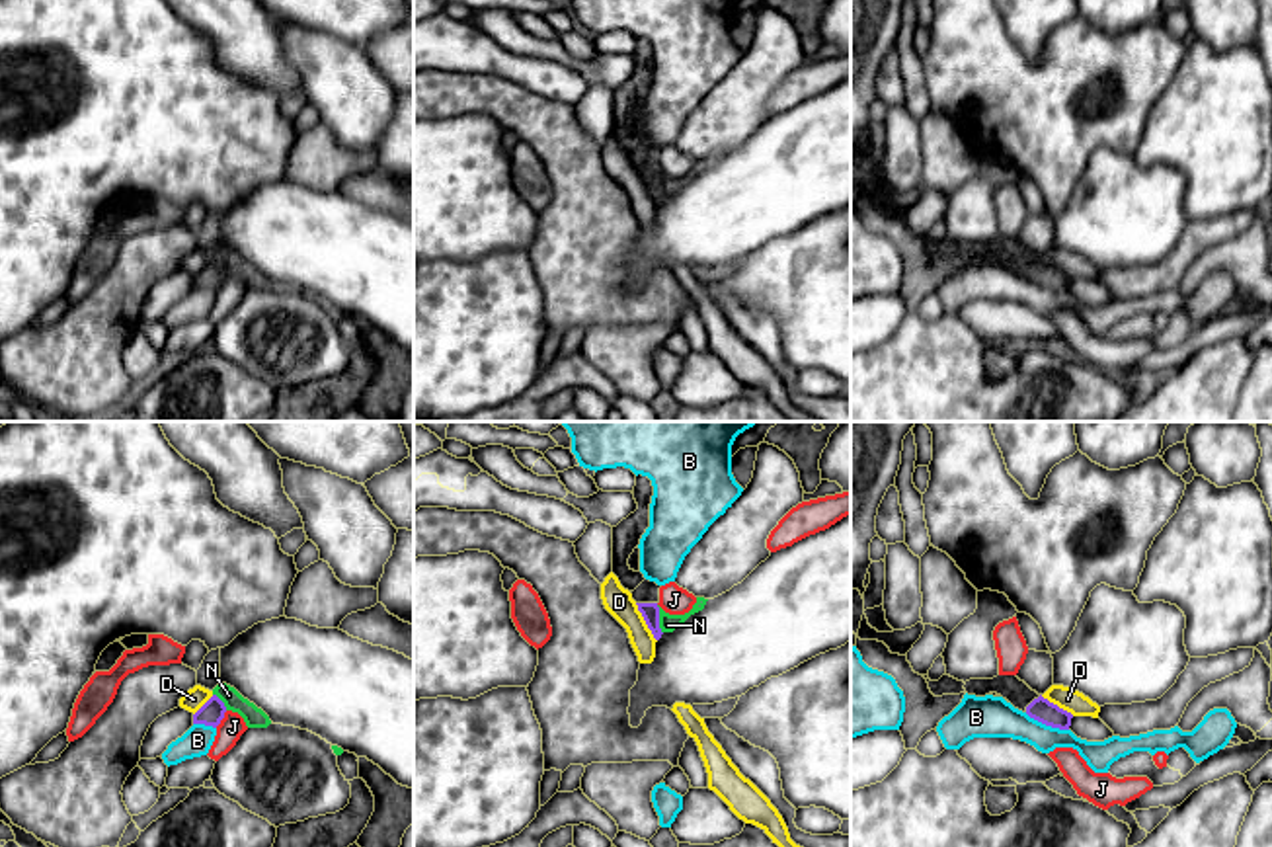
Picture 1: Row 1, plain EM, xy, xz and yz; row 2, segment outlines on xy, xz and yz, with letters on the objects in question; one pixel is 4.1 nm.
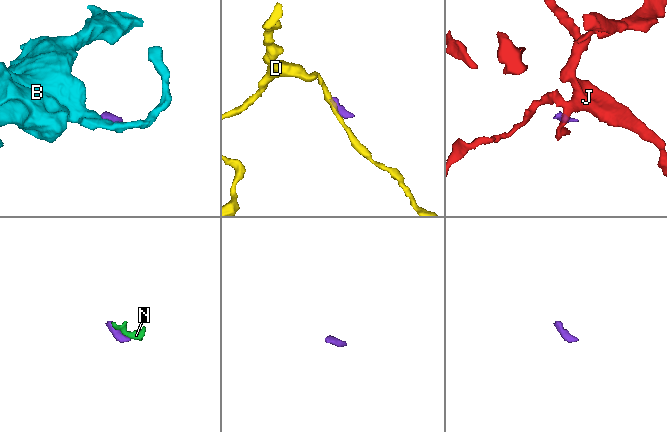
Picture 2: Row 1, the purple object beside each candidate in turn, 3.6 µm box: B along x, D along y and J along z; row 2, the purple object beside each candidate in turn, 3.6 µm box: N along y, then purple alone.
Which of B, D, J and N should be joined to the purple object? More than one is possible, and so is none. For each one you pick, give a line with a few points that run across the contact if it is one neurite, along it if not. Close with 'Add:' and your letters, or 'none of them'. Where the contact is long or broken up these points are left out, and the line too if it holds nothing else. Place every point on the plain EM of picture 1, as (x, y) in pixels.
N: xz (650, 174), (658, 182), (668, 186)
Add: N

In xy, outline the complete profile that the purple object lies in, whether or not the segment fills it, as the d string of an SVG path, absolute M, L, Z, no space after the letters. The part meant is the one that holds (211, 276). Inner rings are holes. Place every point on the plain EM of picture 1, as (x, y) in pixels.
M219 246L213 252L213 260L193 277L193 287L217 291L226 273L238 275L248 291L267 291L271 287L269 279L261 271L226 246Z

